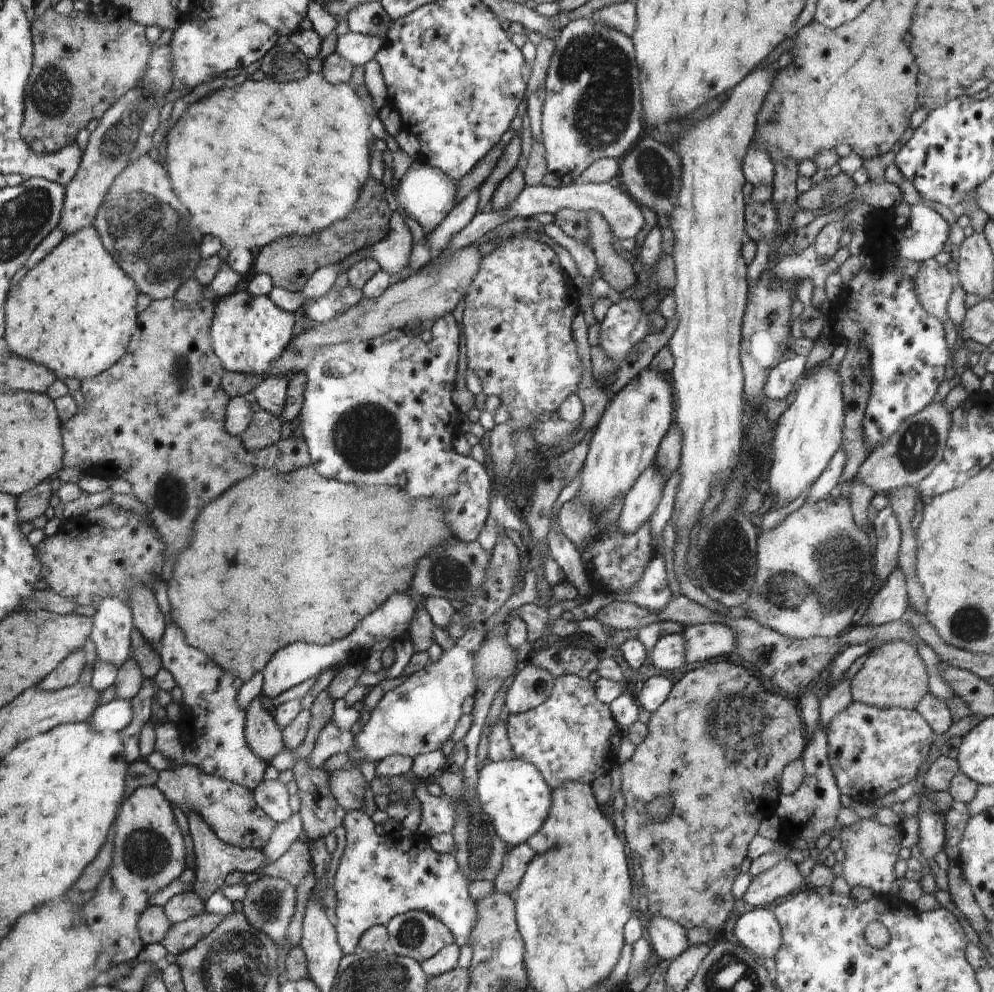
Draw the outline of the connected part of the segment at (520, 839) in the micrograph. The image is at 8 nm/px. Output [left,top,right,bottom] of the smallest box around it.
[475,758,553,846]

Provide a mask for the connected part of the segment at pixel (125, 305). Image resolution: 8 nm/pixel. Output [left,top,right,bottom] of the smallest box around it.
[4,226,138,381]

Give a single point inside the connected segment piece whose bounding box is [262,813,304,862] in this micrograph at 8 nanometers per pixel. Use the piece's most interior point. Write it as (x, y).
(286, 833)

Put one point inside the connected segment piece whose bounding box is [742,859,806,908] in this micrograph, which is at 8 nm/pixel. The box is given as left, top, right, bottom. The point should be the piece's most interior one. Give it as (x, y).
(778, 882)

